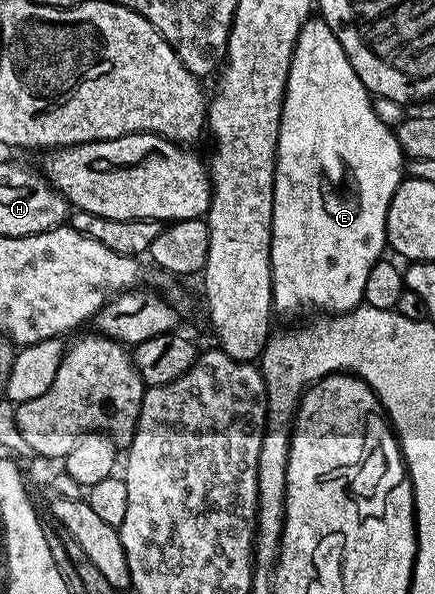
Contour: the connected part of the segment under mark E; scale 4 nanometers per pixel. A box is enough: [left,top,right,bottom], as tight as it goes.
[271,16,405,315]

